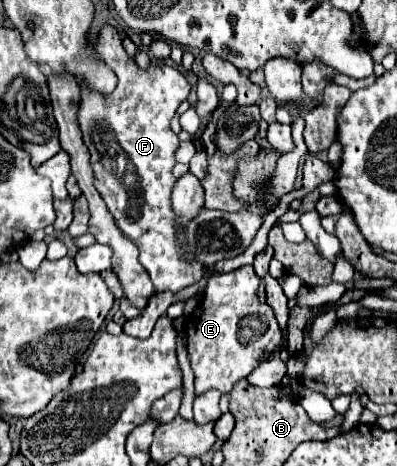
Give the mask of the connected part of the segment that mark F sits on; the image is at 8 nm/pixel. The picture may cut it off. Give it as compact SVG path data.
M105 25L97 41L91 43L99 59L117 75L119 83L113 93L97 95L97 91L81 89L81 107L77 113L83 141L91 153L95 187L103 197L115 225L125 237L139 247L139 261L149 271L155 291L181 291L197 283L203 265L179 261L175 243L175 215L171 211L171 191L175 187L173 167L179 137L171 131L171 119L177 107L187 99L191 85L185 75L163 63L151 61L149 69L139 69L133 57L121 45L115 27Z

